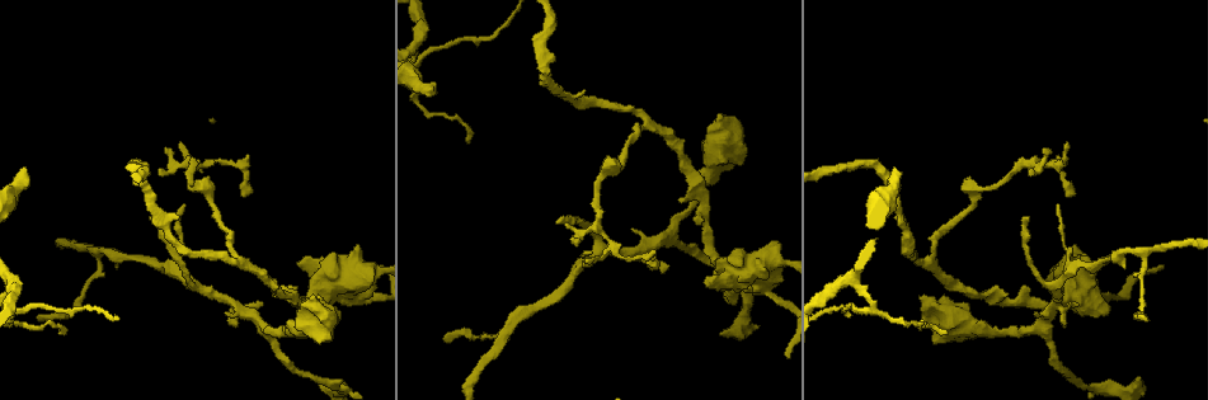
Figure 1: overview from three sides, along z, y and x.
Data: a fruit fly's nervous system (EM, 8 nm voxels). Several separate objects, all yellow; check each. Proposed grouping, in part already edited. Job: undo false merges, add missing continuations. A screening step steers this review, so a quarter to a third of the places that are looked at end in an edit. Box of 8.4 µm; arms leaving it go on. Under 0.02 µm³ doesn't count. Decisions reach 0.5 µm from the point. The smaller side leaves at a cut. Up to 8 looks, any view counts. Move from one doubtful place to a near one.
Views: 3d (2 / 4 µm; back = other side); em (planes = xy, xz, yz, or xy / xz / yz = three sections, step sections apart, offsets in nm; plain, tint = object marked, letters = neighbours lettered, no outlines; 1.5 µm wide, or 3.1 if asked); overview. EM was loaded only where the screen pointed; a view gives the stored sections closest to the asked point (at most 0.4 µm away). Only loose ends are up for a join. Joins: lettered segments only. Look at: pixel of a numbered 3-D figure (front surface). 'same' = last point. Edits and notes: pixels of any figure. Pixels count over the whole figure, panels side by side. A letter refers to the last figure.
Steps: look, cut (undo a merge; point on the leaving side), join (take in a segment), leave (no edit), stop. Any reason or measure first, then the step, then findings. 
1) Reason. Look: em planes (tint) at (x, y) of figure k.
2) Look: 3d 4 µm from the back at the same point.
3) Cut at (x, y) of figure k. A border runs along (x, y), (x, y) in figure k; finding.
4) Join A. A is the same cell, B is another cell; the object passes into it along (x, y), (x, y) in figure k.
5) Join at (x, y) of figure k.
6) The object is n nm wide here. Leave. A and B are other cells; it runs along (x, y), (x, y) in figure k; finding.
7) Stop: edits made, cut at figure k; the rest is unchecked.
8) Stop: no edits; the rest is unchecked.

Free end. Look: em planes (letters) at (59, 334) of figure 1.

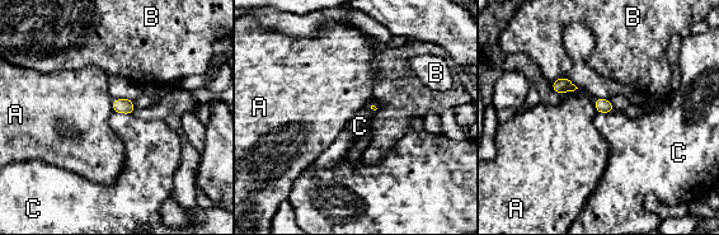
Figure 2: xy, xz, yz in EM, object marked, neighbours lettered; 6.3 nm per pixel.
Leave. A, B and C are other cells; a border runs along (578, 88), (560, 94) in figure 2; no lettered segment goes on from it.

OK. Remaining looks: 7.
An open end. Look: em yz step 8 (tint) at (719, 333) of figure 1.

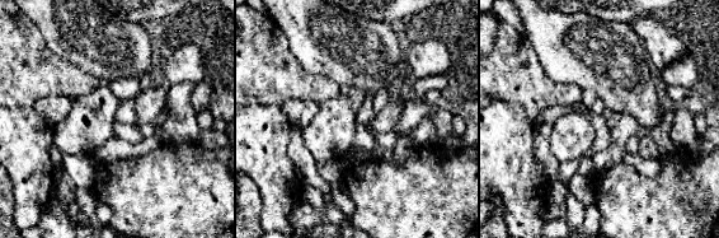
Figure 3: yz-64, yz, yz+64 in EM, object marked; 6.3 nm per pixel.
Look: em planes (letters) at the same point.

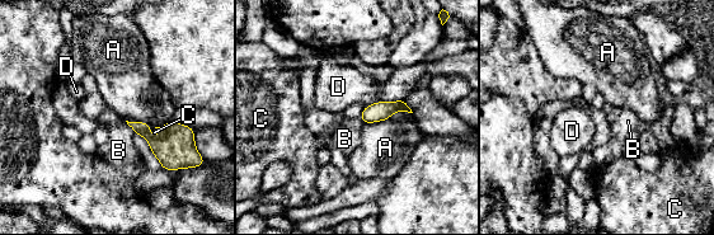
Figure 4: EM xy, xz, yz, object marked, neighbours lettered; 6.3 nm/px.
Leave. A, B, C and D are other cells; a border runs along (412, 112), (363, 123) in figure 4; no lettered segment goes on from it.

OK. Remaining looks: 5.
An open end. Look: em xz step 8 (letters) at (184, 205) of figure 1.

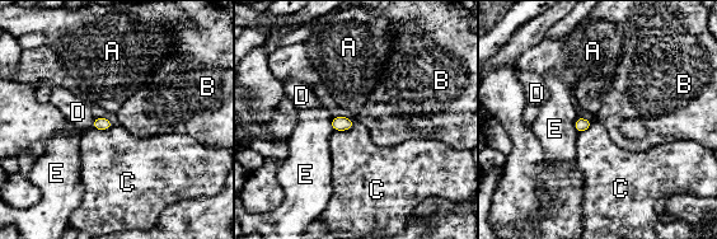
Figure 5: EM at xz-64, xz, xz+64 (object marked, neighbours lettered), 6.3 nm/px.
The longest contact is with C, 160 nm. Leave. A, B, C, D and E are other cells; a border runs along (355, 122), (348, 129), (333, 131) in figure 5; none of them fits.

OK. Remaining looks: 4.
Stop: no edits; the rest is unchecked.

